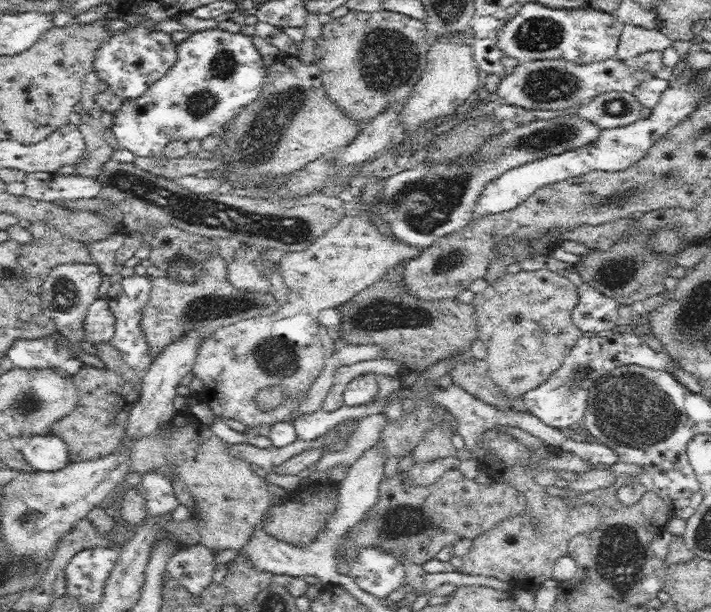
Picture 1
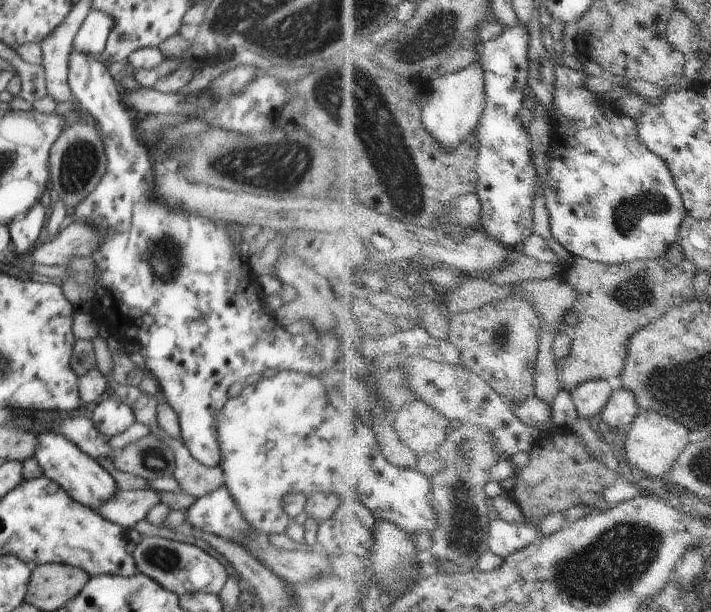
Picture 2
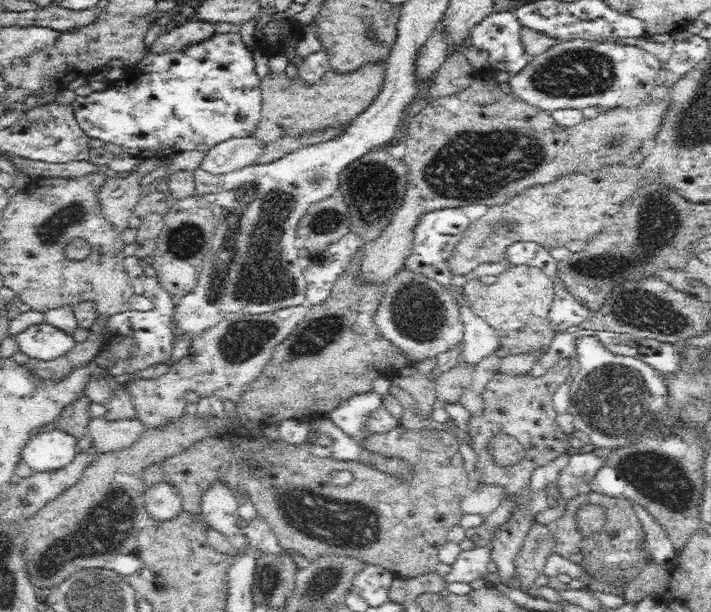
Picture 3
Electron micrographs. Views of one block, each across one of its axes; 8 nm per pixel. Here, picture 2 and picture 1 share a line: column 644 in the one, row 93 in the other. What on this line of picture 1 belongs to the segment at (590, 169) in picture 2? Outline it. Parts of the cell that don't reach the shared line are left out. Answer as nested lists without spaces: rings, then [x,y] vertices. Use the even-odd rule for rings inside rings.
[[[218,27],[190,33],[190,36],[174,46],[174,64],[150,84],[150,88],[136,97],[122,98],[122,105],[114,112],[112,132],[121,149],[128,150],[134,157],[161,155],[171,142],[190,143],[203,141],[210,136],[224,134],[222,145],[234,134],[234,120],[240,112],[259,98],[266,77],[266,64],[260,51],[247,35],[230,33]]]

